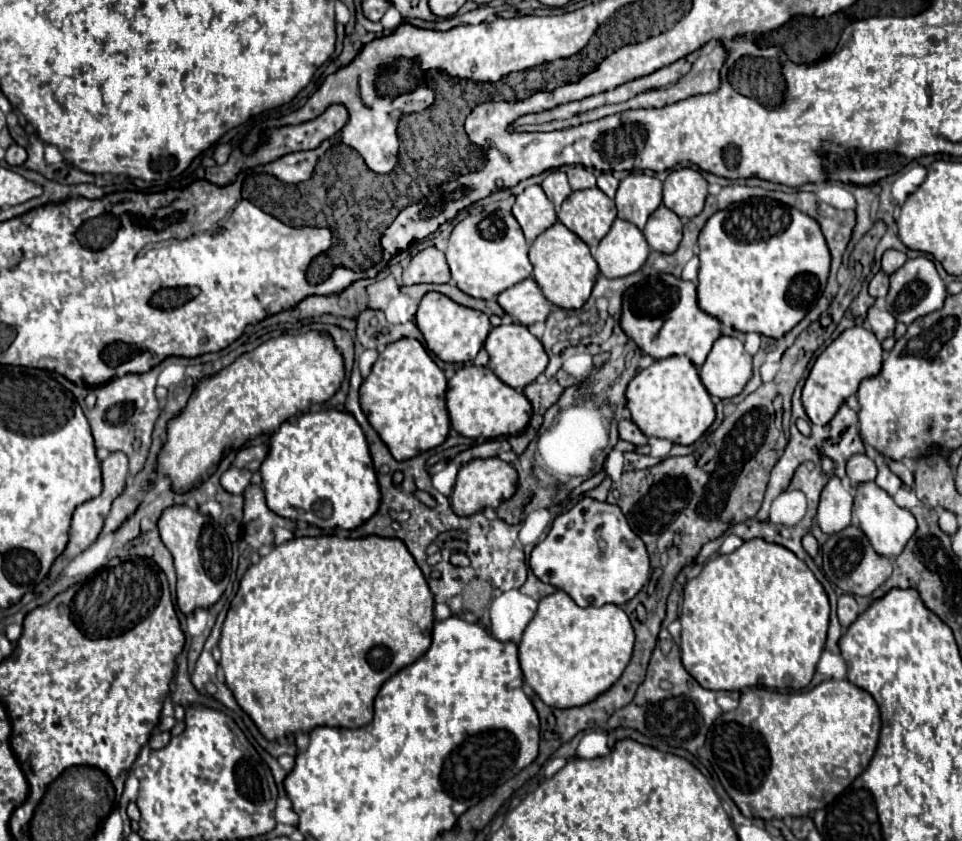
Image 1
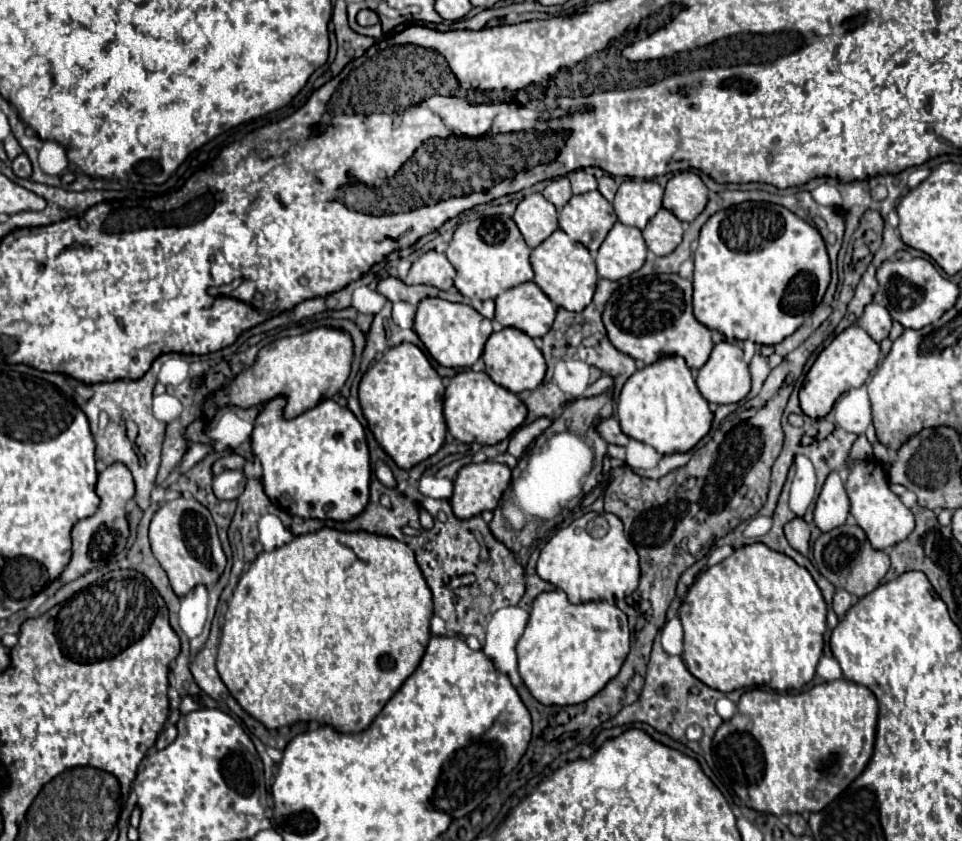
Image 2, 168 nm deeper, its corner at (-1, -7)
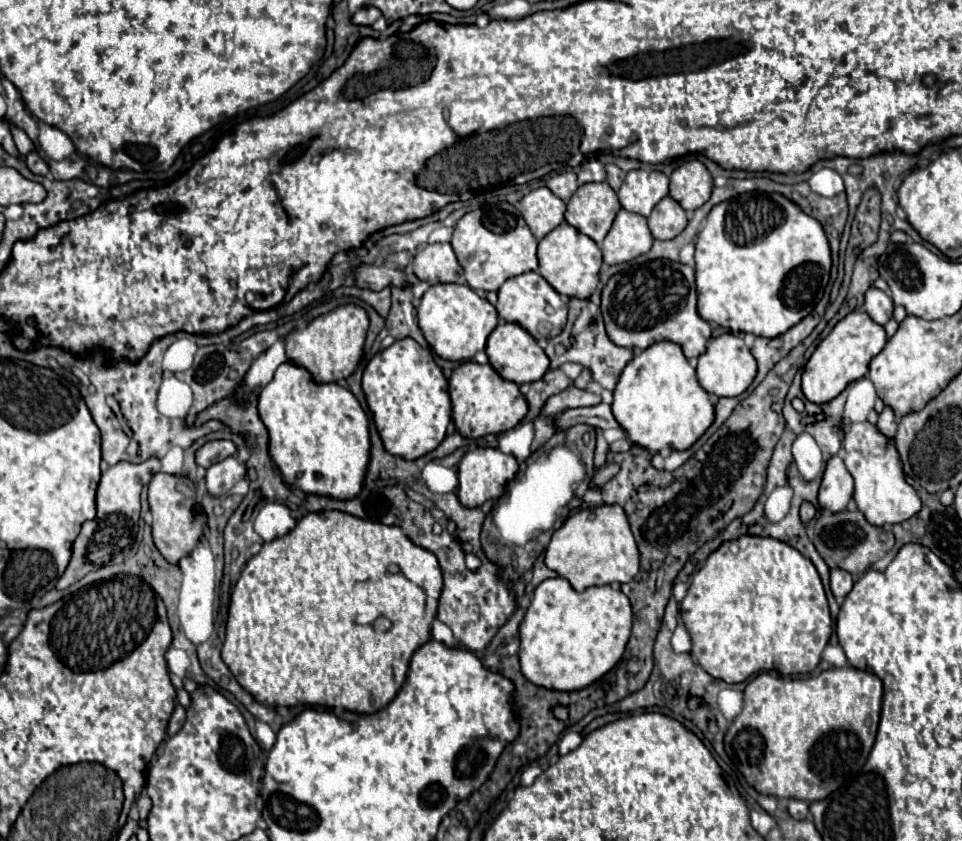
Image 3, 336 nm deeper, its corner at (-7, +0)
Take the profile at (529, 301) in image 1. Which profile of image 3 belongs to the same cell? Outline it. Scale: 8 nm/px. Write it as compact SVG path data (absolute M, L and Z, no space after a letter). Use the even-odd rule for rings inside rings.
M526 272L520 276L514 276L504 282L504 286L498 290L498 302L496 302L498 316L504 322L514 322L526 328L536 340L540 338L552 338L558 336L566 324L568 304L566 300L538 274L538 272Z

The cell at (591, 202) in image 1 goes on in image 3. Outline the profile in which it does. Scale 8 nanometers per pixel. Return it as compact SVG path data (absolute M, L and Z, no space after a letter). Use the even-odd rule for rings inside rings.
M606 182L584 184L568 202L566 222L590 236L596 244L602 244L620 208L616 192Z

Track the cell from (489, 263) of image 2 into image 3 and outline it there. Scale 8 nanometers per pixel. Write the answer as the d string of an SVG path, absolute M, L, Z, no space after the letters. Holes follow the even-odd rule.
M500 202L490 210L478 208L464 214L454 228L450 244L464 270L468 286L474 290L498 290L508 278L538 270L538 240L532 236L522 214L508 202Z

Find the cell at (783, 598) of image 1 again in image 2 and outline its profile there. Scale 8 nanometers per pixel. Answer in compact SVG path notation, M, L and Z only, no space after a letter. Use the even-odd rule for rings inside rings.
M762 543L734 549L722 563L706 569L688 589L678 617L684 627L682 659L704 685L730 693L740 687L770 687L774 691L802 689L812 681L824 647L826 603L806 567L790 561Z

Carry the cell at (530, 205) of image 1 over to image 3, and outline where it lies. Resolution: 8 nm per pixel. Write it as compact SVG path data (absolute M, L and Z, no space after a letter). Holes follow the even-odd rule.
M542 186L528 192L520 200L520 212L532 234L542 240L548 232L552 232L564 222L566 204L558 196L554 196L546 186Z

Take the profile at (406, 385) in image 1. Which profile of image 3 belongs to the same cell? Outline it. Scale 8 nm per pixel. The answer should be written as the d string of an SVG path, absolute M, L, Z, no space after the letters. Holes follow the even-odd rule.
M402 338L390 348L378 352L364 370L362 390L366 394L368 408L374 414L374 424L384 448L390 454L416 460L436 450L444 440L452 416L448 380L432 360L432 352L422 348L416 340Z

